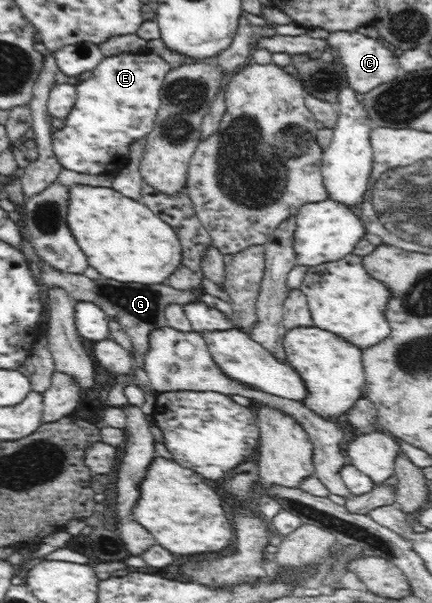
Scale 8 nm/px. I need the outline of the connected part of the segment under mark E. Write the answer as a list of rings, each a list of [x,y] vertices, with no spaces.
[[[135,52],[106,56],[94,68],[92,77],[75,85],[76,102],[64,126],[51,134],[57,161],[82,174],[115,174],[128,160],[132,142],[146,136],[160,110],[163,80],[170,63],[154,53]]]

